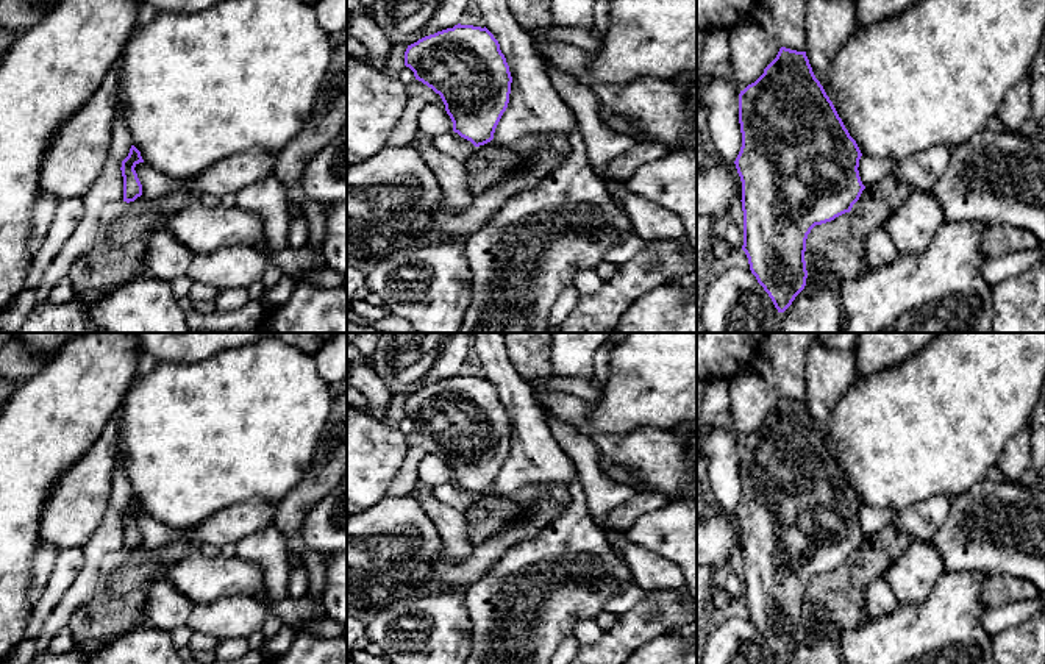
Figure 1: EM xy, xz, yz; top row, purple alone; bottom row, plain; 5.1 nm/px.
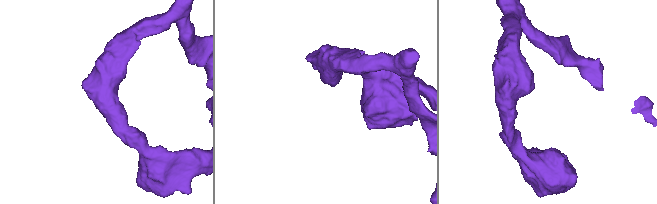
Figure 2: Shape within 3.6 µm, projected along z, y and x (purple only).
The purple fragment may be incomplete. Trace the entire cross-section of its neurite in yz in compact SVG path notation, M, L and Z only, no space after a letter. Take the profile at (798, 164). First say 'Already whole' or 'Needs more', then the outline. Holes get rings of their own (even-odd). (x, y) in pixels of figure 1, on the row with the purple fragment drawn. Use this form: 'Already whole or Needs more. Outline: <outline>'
Already whole. Outline: M779 48L764 73L740 91L739 123L742 147L734 164L742 181L742 250L758 283L769 294L778 312L784 312L806 286L804 252L808 234L815 225L850 212L865 189L858 170L862 153L815 78L806 52Z

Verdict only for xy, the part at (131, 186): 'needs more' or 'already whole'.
already whole

